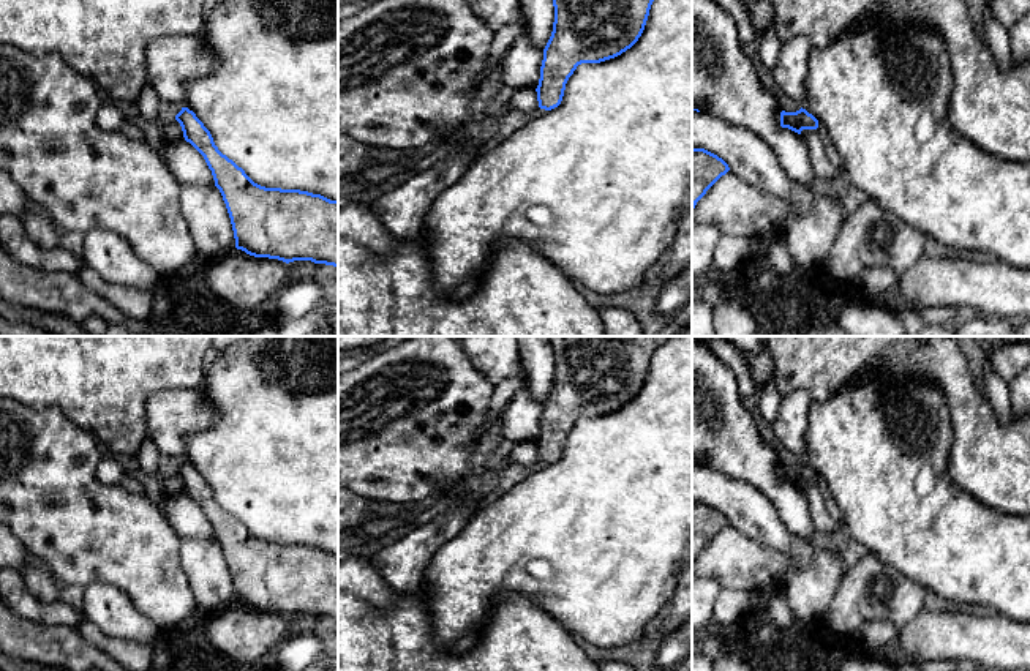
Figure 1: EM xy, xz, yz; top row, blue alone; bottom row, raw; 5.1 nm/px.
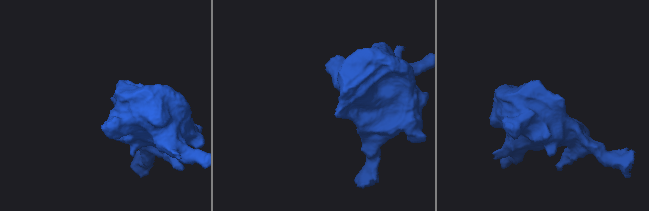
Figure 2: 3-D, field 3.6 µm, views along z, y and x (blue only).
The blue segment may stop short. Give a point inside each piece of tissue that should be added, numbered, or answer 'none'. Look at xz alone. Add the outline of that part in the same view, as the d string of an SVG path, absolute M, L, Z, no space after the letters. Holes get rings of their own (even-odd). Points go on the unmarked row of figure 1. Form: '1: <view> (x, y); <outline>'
none

